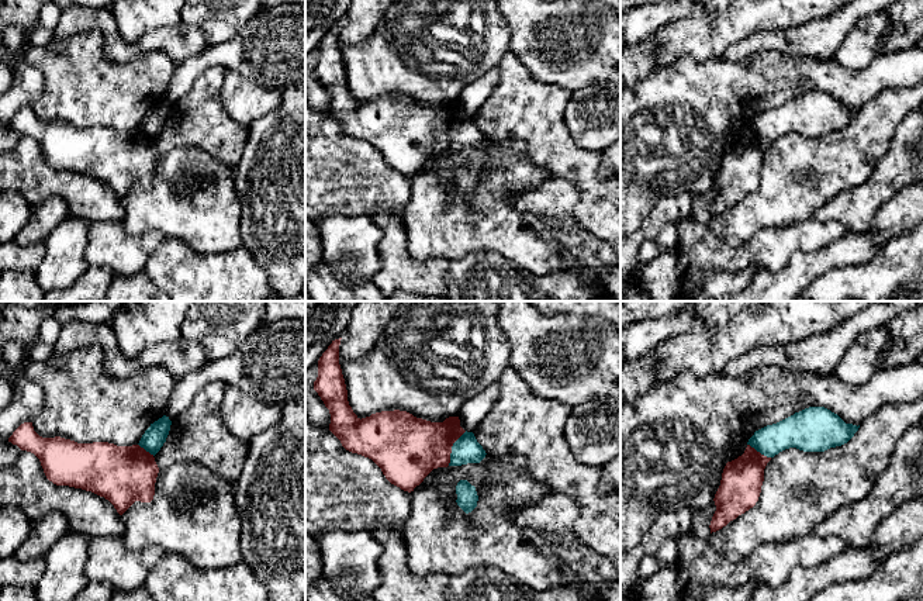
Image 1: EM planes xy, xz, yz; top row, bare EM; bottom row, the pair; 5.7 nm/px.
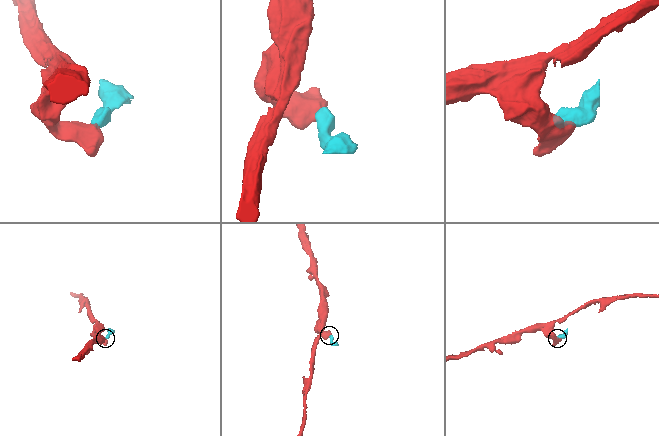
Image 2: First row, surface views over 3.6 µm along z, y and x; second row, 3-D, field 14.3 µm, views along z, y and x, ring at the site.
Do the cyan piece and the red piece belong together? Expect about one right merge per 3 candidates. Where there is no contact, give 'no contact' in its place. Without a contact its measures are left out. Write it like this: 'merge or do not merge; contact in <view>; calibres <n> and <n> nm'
do not merge; contact in xz; calibres 160 and 360 nm

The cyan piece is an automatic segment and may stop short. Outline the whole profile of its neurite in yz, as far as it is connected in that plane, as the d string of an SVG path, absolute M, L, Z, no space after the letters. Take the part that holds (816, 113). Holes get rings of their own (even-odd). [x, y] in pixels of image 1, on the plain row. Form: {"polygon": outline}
{"polygon": "M809 91L754 117L747 129L767 142L796 132L803 137L825 137L847 128L860 110L846 108L825 91Z"}

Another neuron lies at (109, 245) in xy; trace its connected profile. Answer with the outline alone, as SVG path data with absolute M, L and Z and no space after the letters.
M98 221L90 227L83 258L89 266L108 267L114 276L129 277L145 270L163 238L156 231L129 236L122 221Z

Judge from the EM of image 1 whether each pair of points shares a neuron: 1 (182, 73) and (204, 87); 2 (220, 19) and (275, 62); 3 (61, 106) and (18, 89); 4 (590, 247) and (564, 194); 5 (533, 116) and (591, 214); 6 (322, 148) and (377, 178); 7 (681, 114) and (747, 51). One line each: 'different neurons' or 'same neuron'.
1: different neurons
2: different neurons
3: different neurons
4: same neuron
5: same neuron
6: same neuron
7: different neurons

